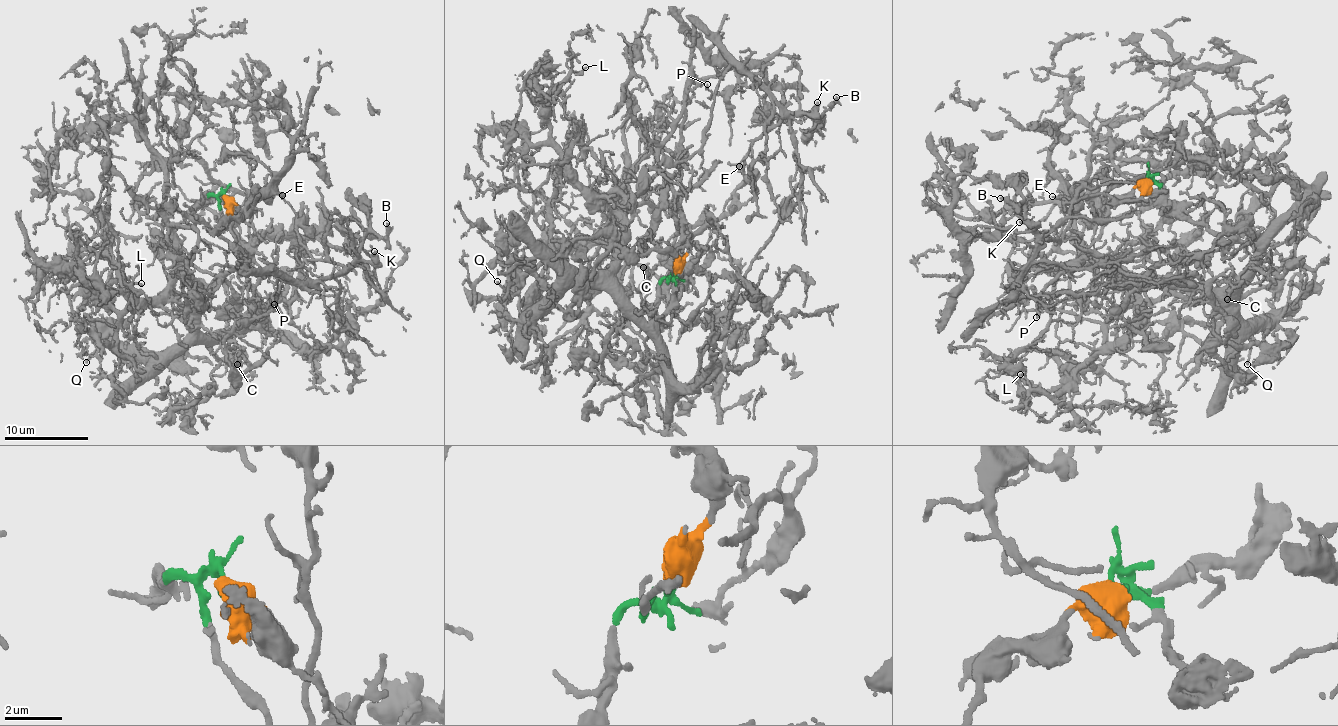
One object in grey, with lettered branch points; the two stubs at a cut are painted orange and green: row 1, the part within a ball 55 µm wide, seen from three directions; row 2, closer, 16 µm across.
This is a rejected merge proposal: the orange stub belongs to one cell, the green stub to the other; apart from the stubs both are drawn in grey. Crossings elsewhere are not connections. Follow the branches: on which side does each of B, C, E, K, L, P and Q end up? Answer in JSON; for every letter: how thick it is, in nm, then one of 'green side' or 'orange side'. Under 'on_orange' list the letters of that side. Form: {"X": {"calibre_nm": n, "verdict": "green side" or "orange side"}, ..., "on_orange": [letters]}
{"B": {"calibre_nm": 240, "verdict": "orange side"}, "C": {"calibre_nm": 150, "verdict": "green side"}, "E": {"calibre_nm": 130, "verdict": "orange side"}, "K": {"calibre_nm": 190, "verdict": "orange side"}, "L": {"calibre_nm": 140, "verdict": "green side"}, "P": {"calibre_nm": 150, "verdict": "orange side"}, "Q": {"calibre_nm": 130, "verdict": "green side"}, "on_orange": ["B", "E", "K", "P"]}

